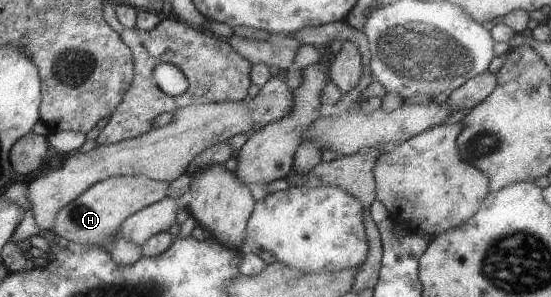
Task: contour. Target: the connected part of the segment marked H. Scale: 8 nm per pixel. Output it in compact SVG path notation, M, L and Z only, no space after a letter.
M111 176L106 180L91 185L86 192L81 193L73 203L67 205L59 214L57 227L53 230L56 235L67 237L81 245L100 245L111 241L115 233L122 228L130 216L140 209L154 204L167 196L170 189L168 182L151 180L145 176Z

